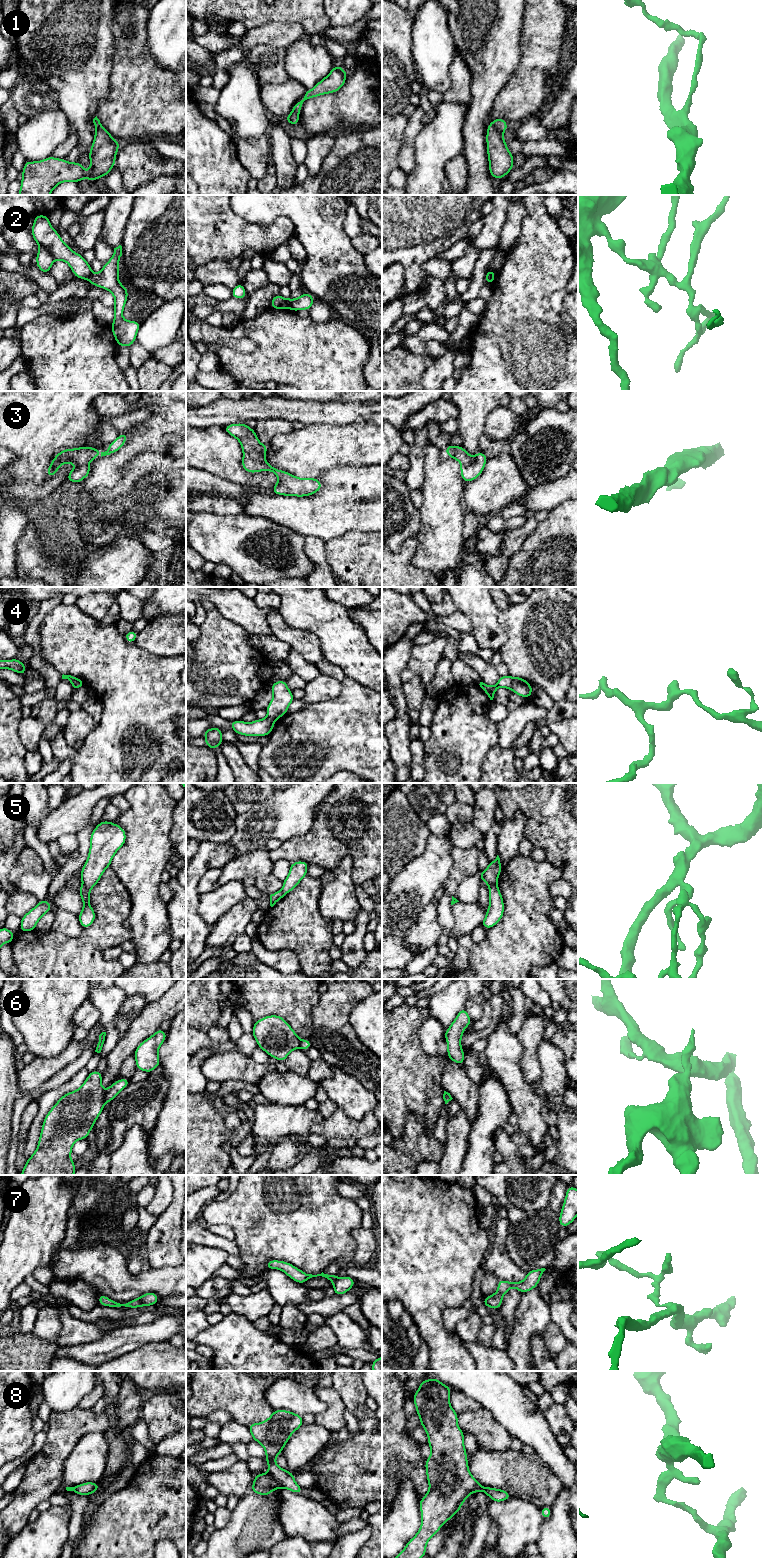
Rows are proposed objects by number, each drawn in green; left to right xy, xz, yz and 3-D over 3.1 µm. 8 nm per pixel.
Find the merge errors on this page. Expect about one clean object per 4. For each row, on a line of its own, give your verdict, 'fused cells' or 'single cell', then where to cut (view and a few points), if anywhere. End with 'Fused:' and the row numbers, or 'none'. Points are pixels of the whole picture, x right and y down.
1: fused cells; cut in yz along (491, 122), (501, 133)
2: fused cells; cut in xz along (285, 299), (288, 307)
3: single cell; no cut
4: fused cells; cut in xy along (73, 677), (73, 683), (77, 688)
5: fused cells; cut in xy along (83, 883), (89, 890)
6: fused cells; cut in xy along (106, 1091), (104, 1100)
7: fused cells; cut in xy along (138, 1298), (141, 1305)
8: fused cells; cut in xz along (268, 1472), (281, 1487)
Fused: 1, 2, 4, 5, 6, 7, 8

